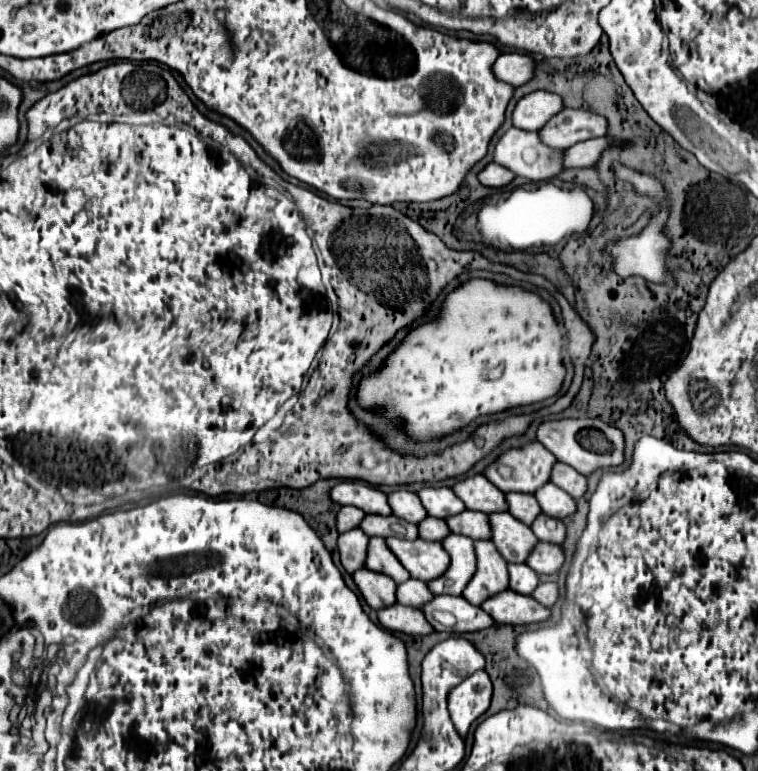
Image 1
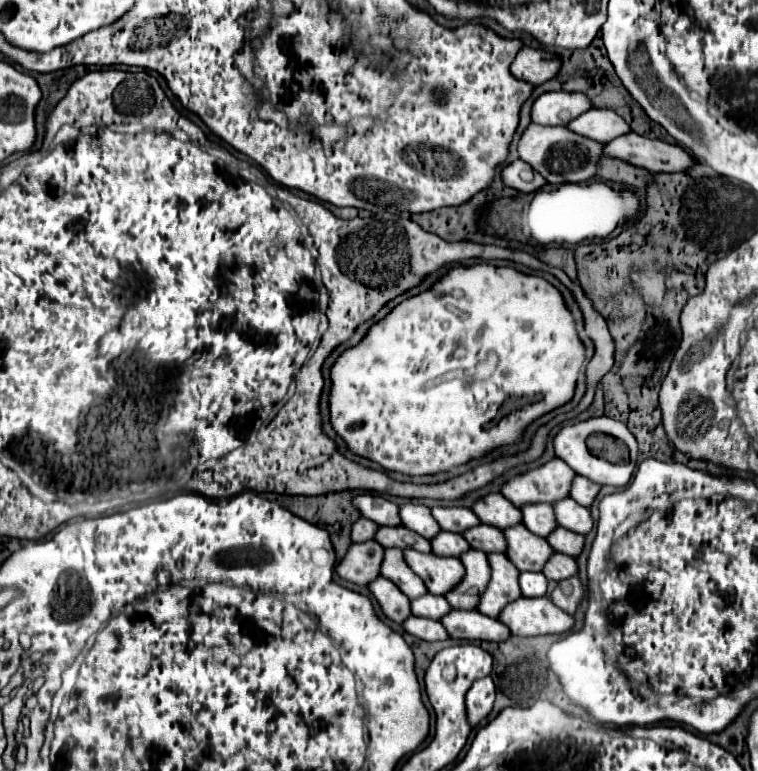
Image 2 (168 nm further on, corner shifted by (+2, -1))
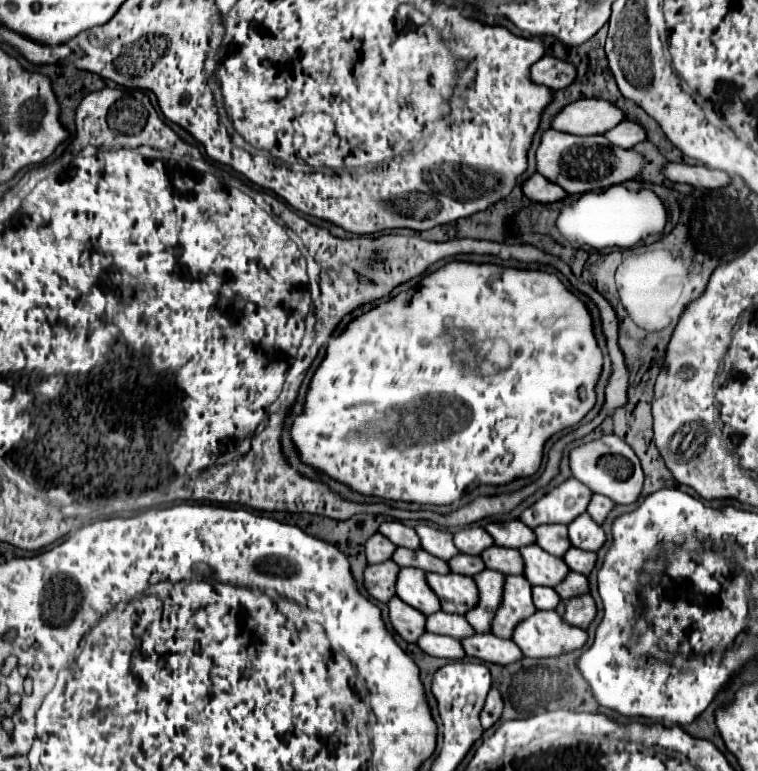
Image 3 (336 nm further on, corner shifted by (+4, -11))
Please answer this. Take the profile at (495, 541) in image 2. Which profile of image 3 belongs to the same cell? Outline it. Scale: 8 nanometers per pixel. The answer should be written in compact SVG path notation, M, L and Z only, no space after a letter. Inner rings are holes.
M491 546L481 554L481 558L489 570L497 570L501 574L523 574L525 570L525 562L519 550Z

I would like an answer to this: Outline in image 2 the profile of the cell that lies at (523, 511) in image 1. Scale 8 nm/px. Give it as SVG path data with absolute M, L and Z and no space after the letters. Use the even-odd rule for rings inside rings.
M527 504L521 508L523 524L537 536L547 536L555 528L555 514L549 504Z

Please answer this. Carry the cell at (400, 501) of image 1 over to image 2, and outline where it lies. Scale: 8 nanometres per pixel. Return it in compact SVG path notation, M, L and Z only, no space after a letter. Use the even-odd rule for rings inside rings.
M413 502L401 504L399 516L401 516L403 526L407 526L409 530L413 530L417 534L423 534L427 540L433 538L441 530L439 524L435 522L435 518L431 518L431 510L423 504L413 504Z

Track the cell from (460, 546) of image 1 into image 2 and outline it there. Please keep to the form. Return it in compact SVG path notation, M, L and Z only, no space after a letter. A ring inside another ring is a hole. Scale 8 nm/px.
M469 548L459 556L461 564L465 566L465 576L461 582L445 594L447 602L451 602L453 608L461 610L473 610L475 608L475 598L479 598L479 590L487 586L487 554L483 550Z

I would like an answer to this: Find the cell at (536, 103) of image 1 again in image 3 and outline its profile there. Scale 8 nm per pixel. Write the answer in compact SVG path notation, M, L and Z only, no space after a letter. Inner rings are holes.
M585 98L565 106L563 112L555 116L553 128L569 134L591 136L615 128L623 122L623 118L625 112L615 104L599 98Z

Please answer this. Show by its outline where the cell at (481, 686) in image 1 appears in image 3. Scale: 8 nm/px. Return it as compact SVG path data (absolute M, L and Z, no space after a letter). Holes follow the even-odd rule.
M491 690L489 696L487 696L487 702L485 702L485 708L481 712L481 724L483 728L491 728L499 718L501 718L501 712L503 712L503 698L501 698L501 692L499 690Z

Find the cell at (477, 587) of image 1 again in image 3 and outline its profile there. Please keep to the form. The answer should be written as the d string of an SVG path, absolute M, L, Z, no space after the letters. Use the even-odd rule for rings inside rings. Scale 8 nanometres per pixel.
M505 576L503 602L493 620L493 634L499 638L511 638L519 622L537 612L531 598L531 584L525 576Z

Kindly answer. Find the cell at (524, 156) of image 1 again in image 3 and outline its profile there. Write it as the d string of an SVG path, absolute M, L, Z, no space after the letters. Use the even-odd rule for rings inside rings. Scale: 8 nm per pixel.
M547 130L537 148L537 172L559 184L569 194L605 190L609 186L633 180L641 174L645 156L633 148L619 148L605 136L575 136L559 130Z

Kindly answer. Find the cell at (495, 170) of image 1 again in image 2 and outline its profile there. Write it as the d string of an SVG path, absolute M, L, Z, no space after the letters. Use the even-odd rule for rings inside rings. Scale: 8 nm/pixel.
M515 160L501 170L501 182L519 192L537 192L539 188L543 188L547 184L541 178L541 174L531 170L531 166L527 166L521 160Z

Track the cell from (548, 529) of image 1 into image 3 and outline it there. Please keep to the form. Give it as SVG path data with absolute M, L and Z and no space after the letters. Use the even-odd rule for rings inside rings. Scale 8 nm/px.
M569 548L569 552L563 556L565 564L579 574L589 576L589 572L595 568L597 562L597 554L593 552L585 552L585 550L577 550L577 548Z

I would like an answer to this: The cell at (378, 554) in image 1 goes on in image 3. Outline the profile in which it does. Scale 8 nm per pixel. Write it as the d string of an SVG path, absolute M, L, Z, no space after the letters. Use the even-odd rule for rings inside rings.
M401 568L399 580L397 580L397 596L405 604L421 610L425 616L441 610L439 598L425 582L425 572L417 568Z

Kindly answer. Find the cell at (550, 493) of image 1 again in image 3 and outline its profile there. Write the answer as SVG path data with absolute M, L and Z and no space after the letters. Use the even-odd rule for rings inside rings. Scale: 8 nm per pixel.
M581 514L573 524L569 524L569 540L575 548L597 552L605 544L607 536L589 514Z

